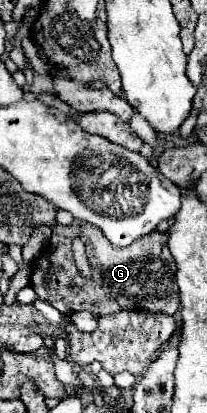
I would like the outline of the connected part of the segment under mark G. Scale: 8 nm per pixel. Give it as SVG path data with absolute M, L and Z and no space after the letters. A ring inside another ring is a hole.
M73 222L71 226L55 226L47 250L33 264L31 284L37 296L57 308L61 314L87 310L95 316L107 316L123 308L175 314L179 310L179 290L175 282L175 260L167 246L167 234L151 232L131 246L119 248L109 244L97 226L89 222ZM75 236L85 240L87 258L93 268L93 280L85 280L73 262L71 242Z

